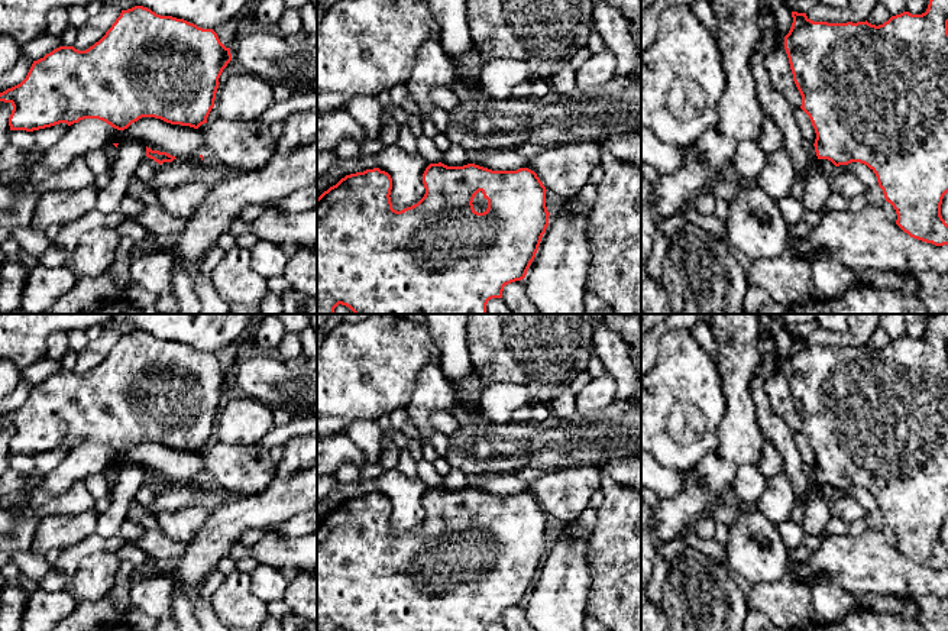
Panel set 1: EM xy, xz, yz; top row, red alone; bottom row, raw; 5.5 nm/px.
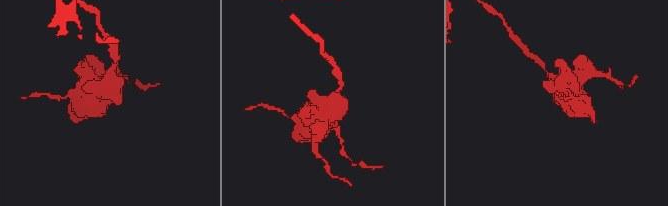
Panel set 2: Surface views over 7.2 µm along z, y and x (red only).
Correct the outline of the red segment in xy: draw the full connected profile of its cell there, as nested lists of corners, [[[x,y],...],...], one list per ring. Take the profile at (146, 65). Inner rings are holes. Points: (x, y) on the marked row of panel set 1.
[[[135,6],[122,10],[106,35],[88,49],[59,46],[33,61],[20,84],[0,93],[0,101],[13,106],[9,117],[10,130],[33,132],[59,123],[71,126],[84,119],[98,119],[117,130],[124,130],[142,117],[198,129],[207,123],[214,107],[219,78],[230,61],[230,48],[220,42],[213,29],[203,29],[184,19],[161,16],[148,7]]]

